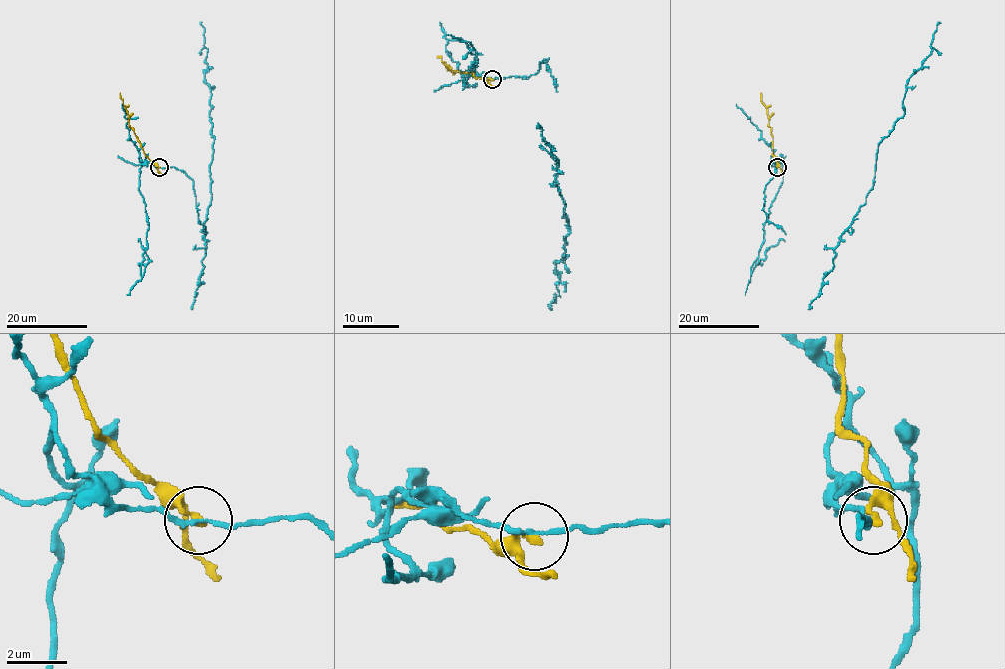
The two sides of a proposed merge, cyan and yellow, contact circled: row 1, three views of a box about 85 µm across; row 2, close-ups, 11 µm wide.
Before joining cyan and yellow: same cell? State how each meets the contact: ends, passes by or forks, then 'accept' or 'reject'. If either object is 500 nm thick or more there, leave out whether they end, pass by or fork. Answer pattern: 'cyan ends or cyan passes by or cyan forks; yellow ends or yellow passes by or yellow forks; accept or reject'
cyan passes by; yellow ends; reject

